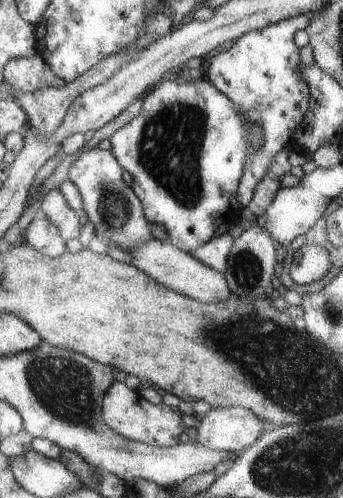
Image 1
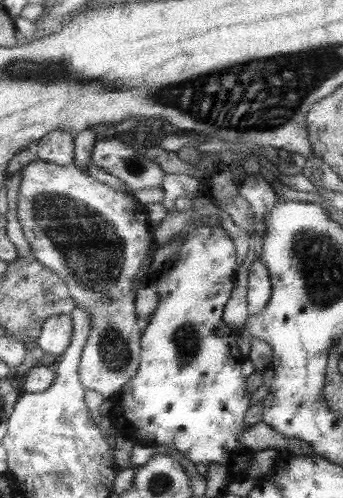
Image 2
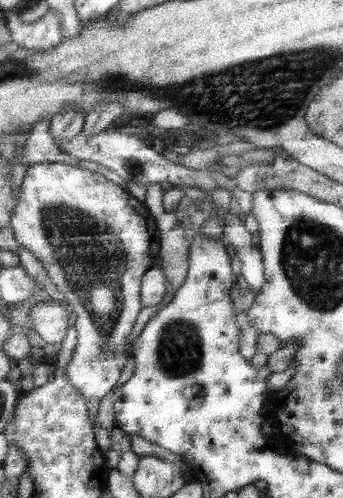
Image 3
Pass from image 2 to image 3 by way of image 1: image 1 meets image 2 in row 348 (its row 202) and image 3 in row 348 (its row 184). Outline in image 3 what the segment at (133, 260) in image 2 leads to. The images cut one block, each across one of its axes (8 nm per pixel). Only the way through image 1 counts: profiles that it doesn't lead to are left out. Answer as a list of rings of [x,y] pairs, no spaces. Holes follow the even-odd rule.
[[[49,162],[27,168],[9,226],[15,232],[15,240],[45,266],[49,280],[65,298],[63,304],[77,314],[75,328],[79,342],[67,368],[69,382],[89,400],[101,400],[117,388],[121,372],[129,362],[129,338],[143,310],[143,278],[161,258],[161,234],[157,232],[155,216],[145,202],[105,176],[85,170],[83,166]]]

